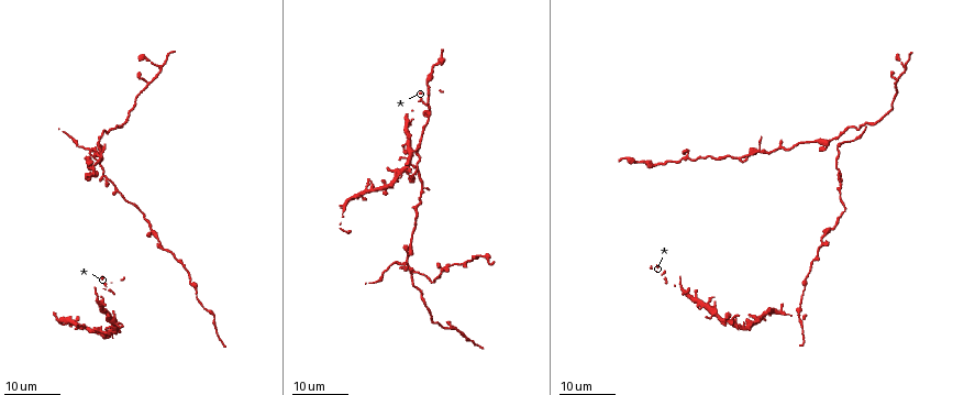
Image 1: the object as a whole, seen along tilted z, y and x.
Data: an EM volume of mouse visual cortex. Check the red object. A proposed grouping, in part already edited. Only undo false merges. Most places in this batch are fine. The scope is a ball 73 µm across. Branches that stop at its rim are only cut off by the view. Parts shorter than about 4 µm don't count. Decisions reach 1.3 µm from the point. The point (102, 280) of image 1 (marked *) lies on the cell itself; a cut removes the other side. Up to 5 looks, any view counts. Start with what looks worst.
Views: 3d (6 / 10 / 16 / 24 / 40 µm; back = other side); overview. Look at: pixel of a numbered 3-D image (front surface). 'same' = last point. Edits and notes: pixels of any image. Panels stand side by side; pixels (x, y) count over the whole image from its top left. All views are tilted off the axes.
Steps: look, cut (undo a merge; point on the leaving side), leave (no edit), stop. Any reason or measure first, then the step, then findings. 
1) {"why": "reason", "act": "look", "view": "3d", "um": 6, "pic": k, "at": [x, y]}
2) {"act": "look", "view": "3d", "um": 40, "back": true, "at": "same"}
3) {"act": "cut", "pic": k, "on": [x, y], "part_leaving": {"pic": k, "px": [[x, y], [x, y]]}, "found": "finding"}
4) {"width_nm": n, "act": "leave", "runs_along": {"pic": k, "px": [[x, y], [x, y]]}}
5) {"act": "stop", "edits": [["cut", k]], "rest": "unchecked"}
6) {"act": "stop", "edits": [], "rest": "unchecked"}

{"why": "sudden change in width", "act": "look", "view": "3d", "um": 16, "pic": 1, "at": [85, 149]}

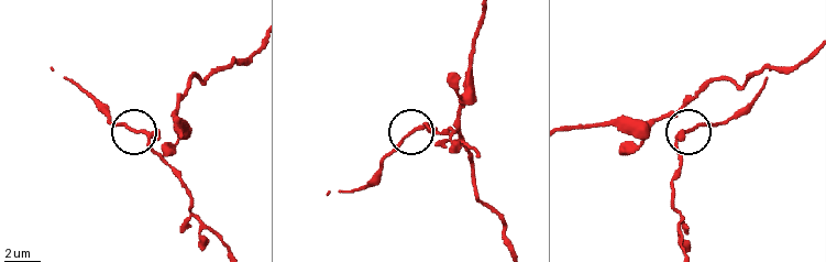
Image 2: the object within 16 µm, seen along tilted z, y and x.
{"act": "look", "view": "3d", "um": 10, "pic": 2, "at": [140, 131]}

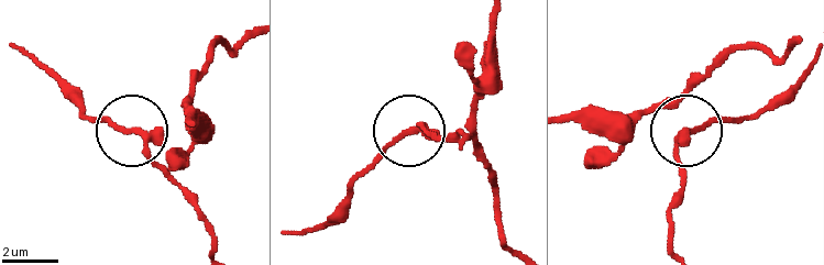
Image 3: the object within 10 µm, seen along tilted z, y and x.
{"width_nm": 170, "act": "leave", "found": "one cell here"}

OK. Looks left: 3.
{"why": "three arms meet", "act": "look", "view": "3d", "um": 16, "pic": 1, "at": [449, 265]}

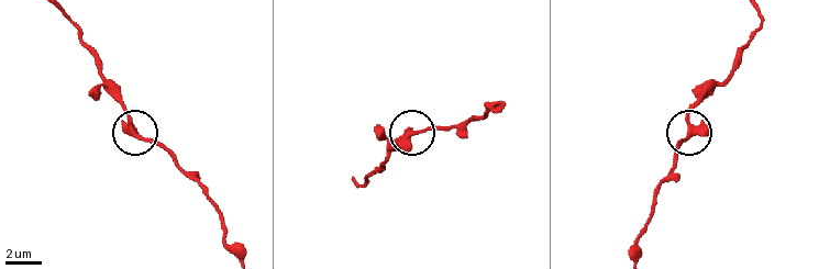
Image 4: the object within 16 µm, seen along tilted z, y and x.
{"why": "closer look", "act": "look", "view": "3d", "um": 10, "pic": 4, "at": [686, 135]}

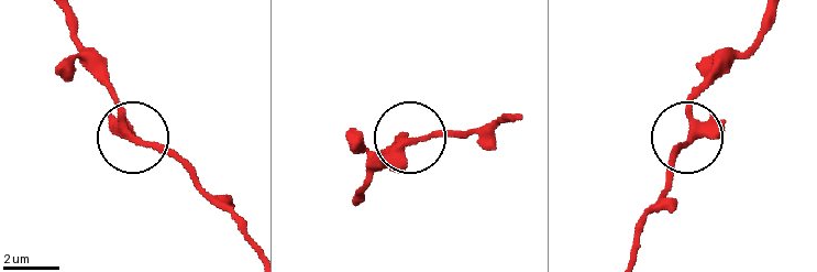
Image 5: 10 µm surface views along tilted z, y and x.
{"arms": 3, "act": "leave", "found": "all the same cell"}

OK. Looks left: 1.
{"act": "stop", "edits": [], "rest": "unchecked"}

